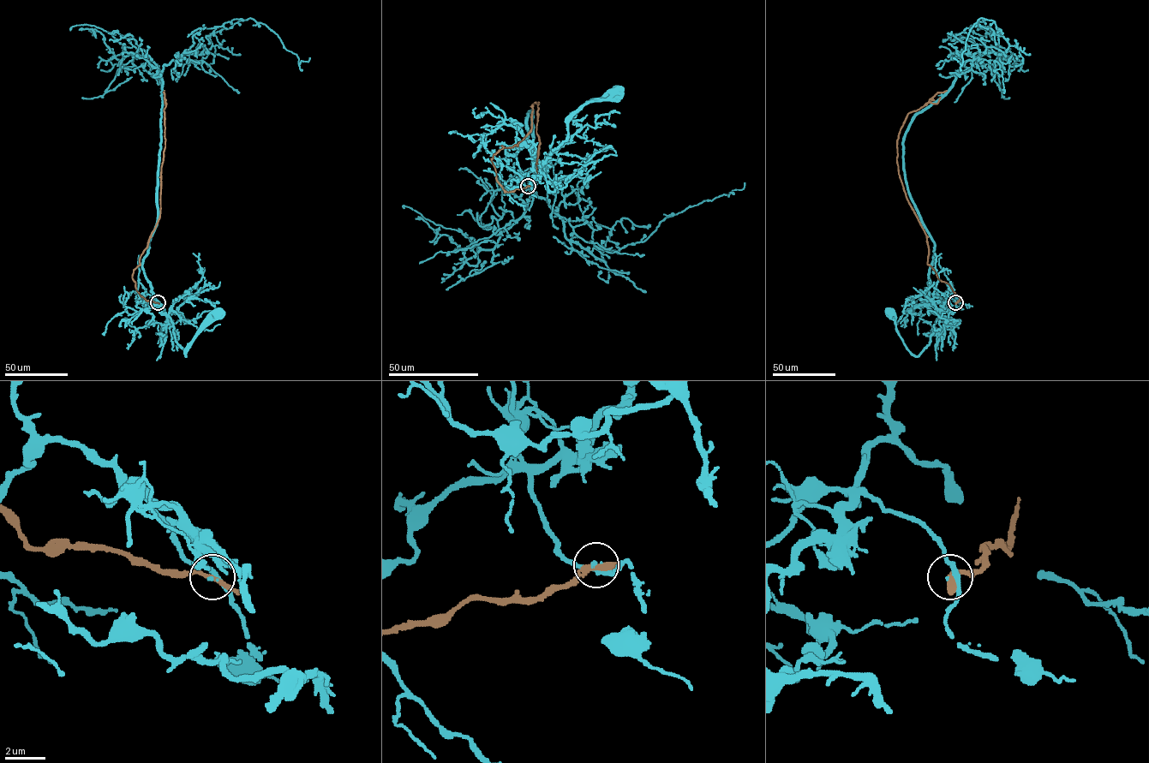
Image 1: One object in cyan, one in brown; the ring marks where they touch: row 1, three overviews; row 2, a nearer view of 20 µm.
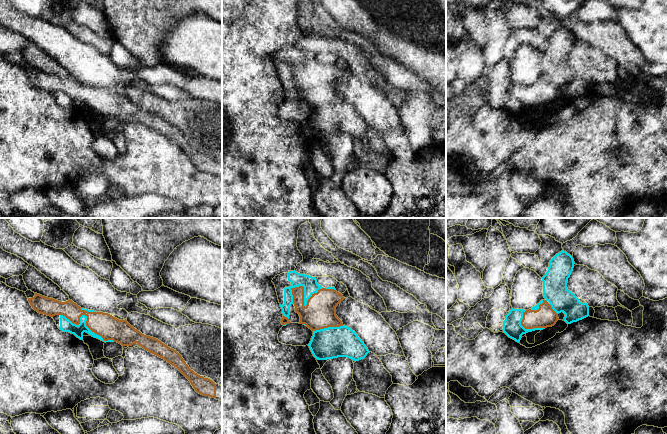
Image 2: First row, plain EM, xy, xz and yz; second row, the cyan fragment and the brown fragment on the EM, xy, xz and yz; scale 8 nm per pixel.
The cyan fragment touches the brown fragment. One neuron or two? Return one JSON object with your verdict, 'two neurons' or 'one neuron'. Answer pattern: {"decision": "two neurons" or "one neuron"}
{"decision": "two neurons"}

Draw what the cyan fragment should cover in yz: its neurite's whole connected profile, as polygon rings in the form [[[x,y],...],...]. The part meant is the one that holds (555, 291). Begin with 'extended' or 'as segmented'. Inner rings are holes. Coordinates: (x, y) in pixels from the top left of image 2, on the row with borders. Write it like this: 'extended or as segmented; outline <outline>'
as segmented; outline [[[562,250],[550,260],[548,271],[542,277],[544,298],[557,314],[565,314],[564,321],[567,324],[589,316],[588,304],[580,302],[567,288],[574,264],[573,257]]]

